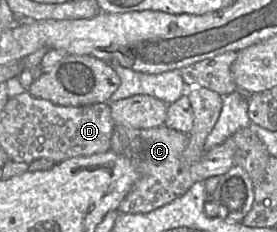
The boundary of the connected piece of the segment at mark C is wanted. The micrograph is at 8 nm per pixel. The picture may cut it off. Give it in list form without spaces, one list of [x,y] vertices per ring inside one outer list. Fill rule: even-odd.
[[[116,125],[111,136],[110,150],[128,158],[138,173],[138,179],[117,210],[120,213],[149,213],[184,195],[196,182],[205,181],[212,176],[221,176],[235,165],[237,147],[231,138],[204,151],[201,158],[189,166],[183,165],[181,159],[187,144],[188,134],[165,125],[146,129]]]

